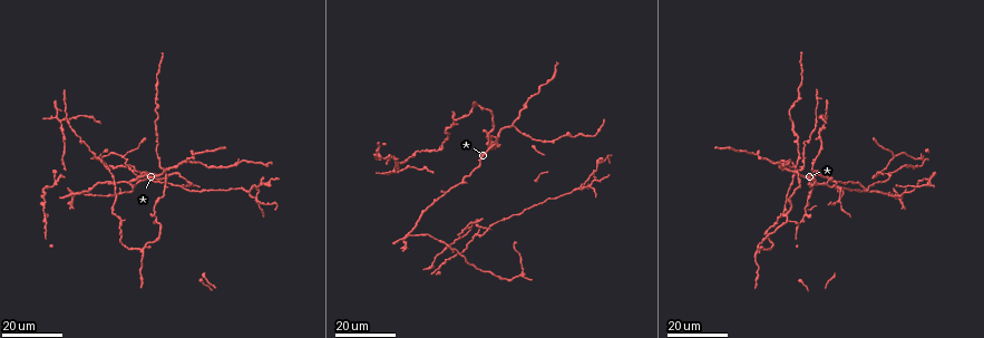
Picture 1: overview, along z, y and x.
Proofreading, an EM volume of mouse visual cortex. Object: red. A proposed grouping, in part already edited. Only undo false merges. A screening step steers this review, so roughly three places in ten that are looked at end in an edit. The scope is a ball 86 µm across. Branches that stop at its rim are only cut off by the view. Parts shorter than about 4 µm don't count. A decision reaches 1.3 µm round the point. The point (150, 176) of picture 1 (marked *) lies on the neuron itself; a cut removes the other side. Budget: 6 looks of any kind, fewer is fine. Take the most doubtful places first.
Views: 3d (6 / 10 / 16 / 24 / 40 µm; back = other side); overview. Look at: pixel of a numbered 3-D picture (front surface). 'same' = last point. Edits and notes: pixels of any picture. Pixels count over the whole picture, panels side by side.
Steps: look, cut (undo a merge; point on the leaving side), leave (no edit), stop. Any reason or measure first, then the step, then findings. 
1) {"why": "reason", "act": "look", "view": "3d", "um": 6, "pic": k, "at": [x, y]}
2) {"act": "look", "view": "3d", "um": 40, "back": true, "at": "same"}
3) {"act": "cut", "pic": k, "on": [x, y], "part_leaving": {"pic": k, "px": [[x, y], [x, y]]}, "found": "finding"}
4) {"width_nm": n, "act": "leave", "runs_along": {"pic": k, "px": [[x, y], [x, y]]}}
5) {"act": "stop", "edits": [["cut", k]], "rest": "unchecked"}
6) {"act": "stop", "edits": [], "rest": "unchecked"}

{"why": "three arms meet", "act": "look", "view": "3d", "um": 16, "pic": 1, "at": [124, 157]}

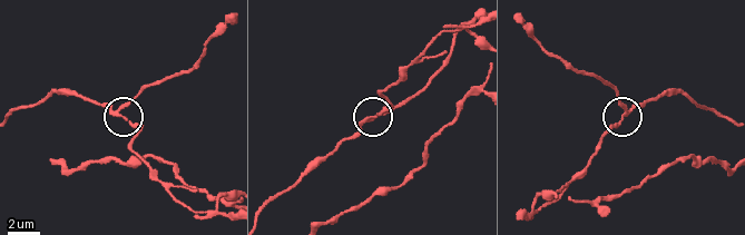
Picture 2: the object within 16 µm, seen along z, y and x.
{"why": "closer look", "act": "look", "view": "3d", "um": 6, "pic": 2, "at": [367, 117]}

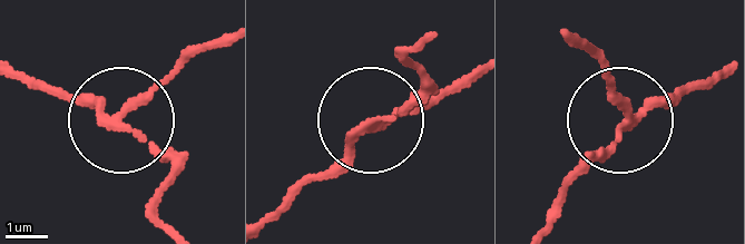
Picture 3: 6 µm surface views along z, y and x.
{"arms": 3, "act": "leave", "found": "one neuron here"}

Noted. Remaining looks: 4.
{"act": "look", "view": "3d", "um": 24, "pic": 1, "at": [143, 249]}

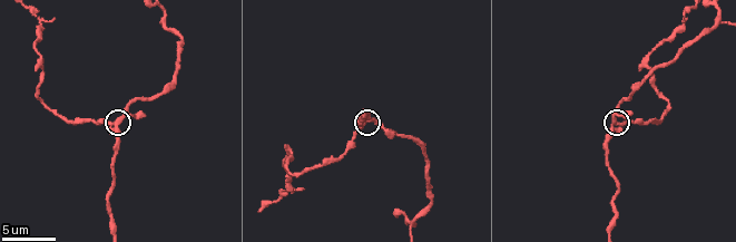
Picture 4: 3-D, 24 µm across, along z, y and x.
{"why": "closer look", "act": "look", "view": "3d", "um": 10, "pic": 4, "at": [357, 130]}

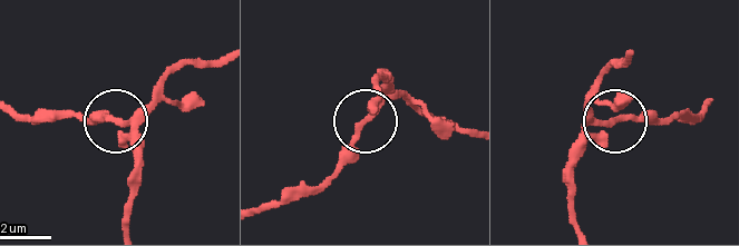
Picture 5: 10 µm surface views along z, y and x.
{"arms": 3, "act": "leave", "runs_along": {"pic": 5, "px": [[629, 52], [590, 101], [596, 116], [611, 122], [566, 171]]}, "found": "continuous, no second neuron"}

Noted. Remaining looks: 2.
{"why": "calibre changes", "act": "look", "view": "3d", "um": 16, "pic": 1, "at": [479, 231]}

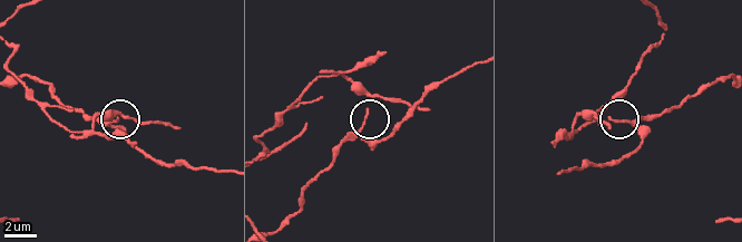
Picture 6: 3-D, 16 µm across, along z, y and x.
{"act": "look", "view": "3d", "um": 6, "pic": 6, "at": [366, 111]}

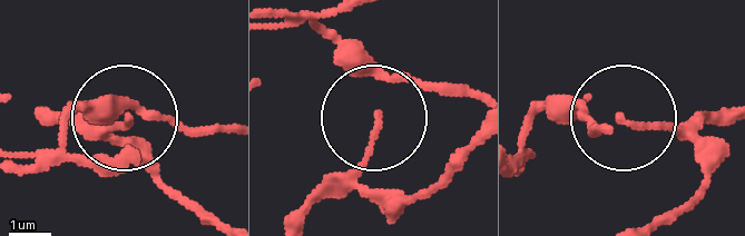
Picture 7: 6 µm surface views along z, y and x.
{"arms": 3, "act": "leave", "found": "all the same neuron"}

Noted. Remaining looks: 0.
{"act": "stop", "edits": [], "rest": "unchecked"}

